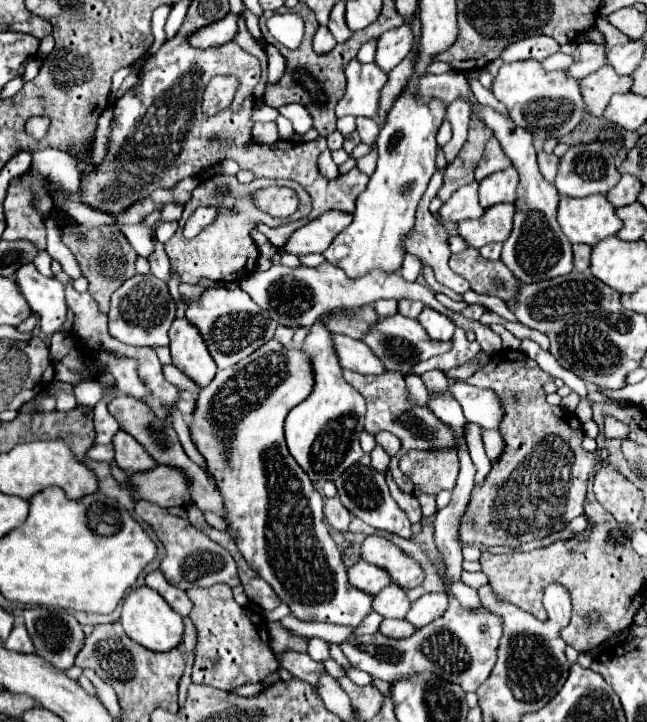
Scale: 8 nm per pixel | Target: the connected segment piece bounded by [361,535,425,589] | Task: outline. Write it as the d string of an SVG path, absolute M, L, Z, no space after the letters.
M367 537L361 547L361 557L369 563L375 563L389 571L391 579L403 589L413 589L423 583L425 573L413 557L405 555L395 543L389 543L385 537Z

